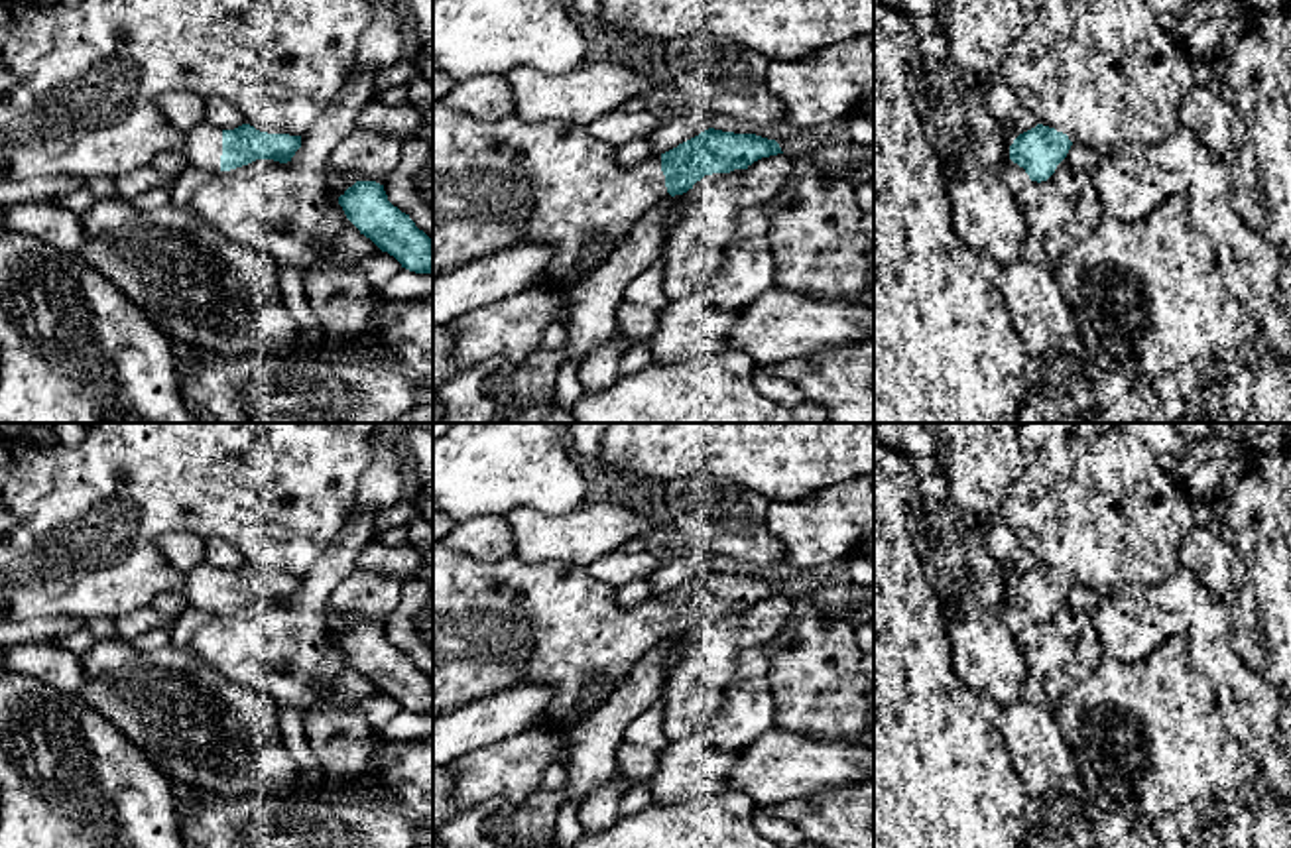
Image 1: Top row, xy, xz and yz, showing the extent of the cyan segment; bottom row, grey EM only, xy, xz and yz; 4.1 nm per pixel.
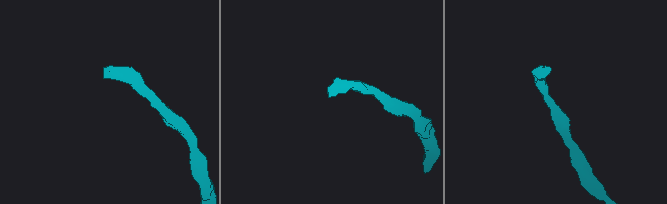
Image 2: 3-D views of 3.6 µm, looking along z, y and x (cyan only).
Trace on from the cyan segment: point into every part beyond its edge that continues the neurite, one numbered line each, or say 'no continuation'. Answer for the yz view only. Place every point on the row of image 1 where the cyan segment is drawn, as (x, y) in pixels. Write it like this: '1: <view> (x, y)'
1: yz (1103, 71)

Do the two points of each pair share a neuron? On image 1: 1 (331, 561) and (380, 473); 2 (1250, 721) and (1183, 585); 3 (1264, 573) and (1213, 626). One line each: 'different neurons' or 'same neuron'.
1: different neurons
2: same neuron
3: different neurons

